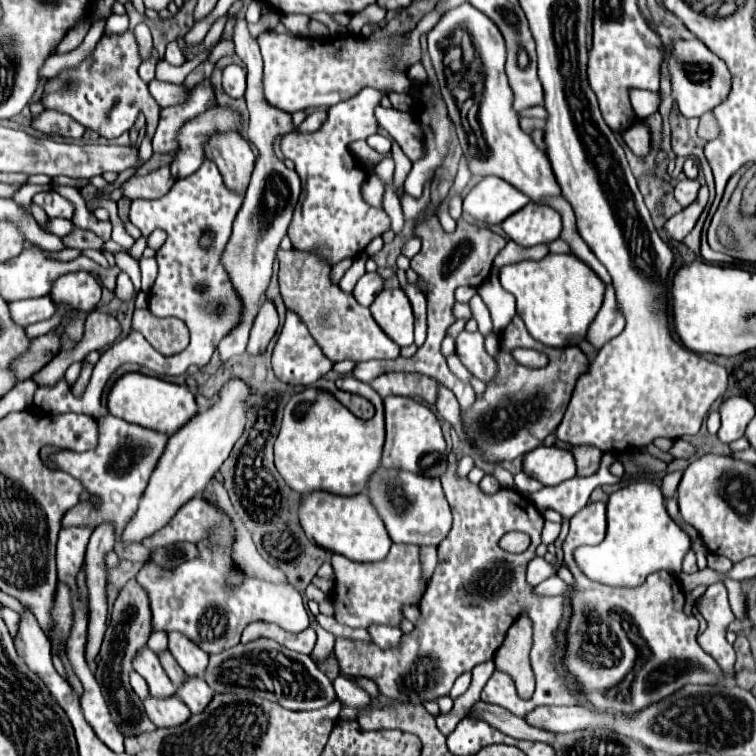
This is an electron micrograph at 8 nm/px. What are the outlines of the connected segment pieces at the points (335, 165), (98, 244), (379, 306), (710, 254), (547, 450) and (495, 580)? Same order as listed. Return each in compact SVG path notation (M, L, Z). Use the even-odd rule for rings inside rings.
M362 89L356 97L330 107L326 123L316 133L282 135L284 157L296 163L296 173L302 181L300 209L294 211L294 219L288 227L288 237L294 241L294 249L318 253L318 257L322 257L328 265L336 265L346 257L354 259L374 237L390 229L390 217L386 211L364 201L362 183L368 179L368 173L348 148L352 141L378 131L374 109L380 105L382 97L382 91Z
M74 227L66 237L62 237L62 241L64 241L66 247L76 247L76 249L82 249L82 251L84 249L102 251L102 245L104 245L104 241L98 235L94 235L92 231L84 231L80 227Z
M384 289L370 305L374 321L400 347L414 343L414 315L402 289Z
M702 231L702 257L704 261L710 261L710 263L728 263L728 265L740 265L738 261L734 261L732 257L726 257L724 253L718 253L714 249L708 247L706 243L706 231Z
M540 445L522 457L522 471L542 485L558 485L576 475L576 463L566 449Z
M520 495L514 501L516 507L512 521L508 521L508 505L484 505L484 497L446 499L454 515L454 525L446 539L438 545L438 557L436 549L420 549L422 577L424 581L430 577L432 579L428 581L428 587L422 595L420 619L416 621L414 631L404 633L398 647L394 649L380 649L374 643L336 637L334 659L340 667L340 673L348 677L372 679L380 693L394 701L412 705L436 701L438 697L450 693L454 681L462 673L472 671L482 661L494 659L496 651L506 639L508 627L522 611L526 611L533 623L533 647L529 659L535 677L535 691L531 699L521 699L516 695L512 677L502 671L494 671L482 689L482 701L496 703L522 718L537 708L534 697L548 699L550 705L578 705L582 701L582 691L570 683L566 667L562 665L560 623L566 617L566 597L534 595L532 585L526 581L526 565L534 559L536 547L540 545L544 517L538 517L534 503ZM514 529L524 529L524 533L532 537L532 545L518 555L512 555L498 545L502 535Z

